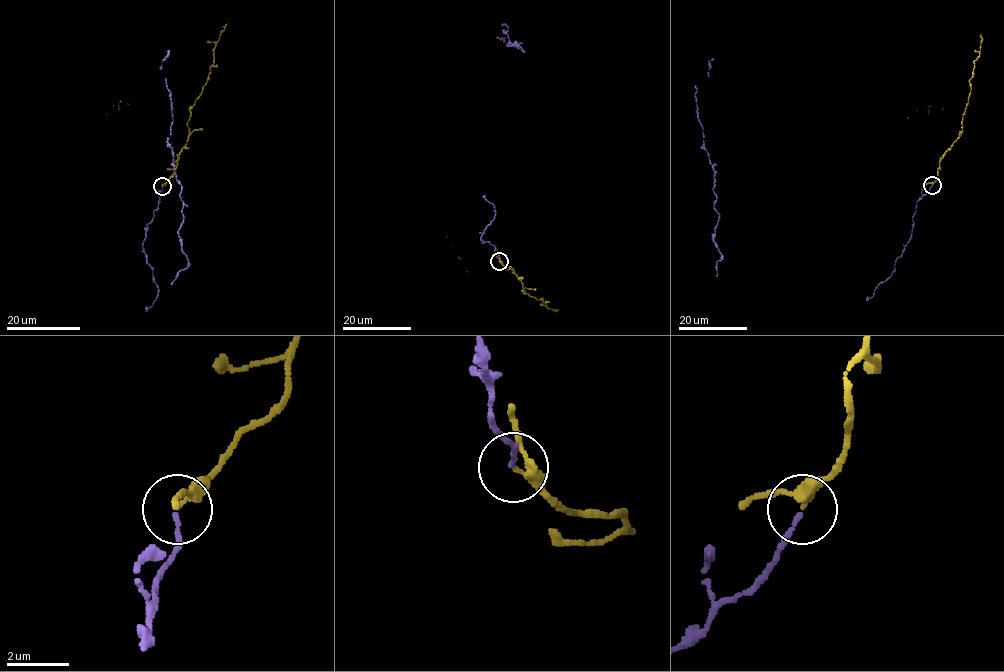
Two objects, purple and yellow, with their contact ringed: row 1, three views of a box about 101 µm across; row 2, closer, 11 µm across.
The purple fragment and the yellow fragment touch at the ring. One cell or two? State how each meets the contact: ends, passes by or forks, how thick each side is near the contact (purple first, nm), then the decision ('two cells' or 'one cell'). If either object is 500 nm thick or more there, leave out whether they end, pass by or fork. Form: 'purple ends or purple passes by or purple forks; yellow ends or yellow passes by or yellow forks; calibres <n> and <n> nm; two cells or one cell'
purple ends; yellow passes by; calibres 140 and 150 nm; one cell

